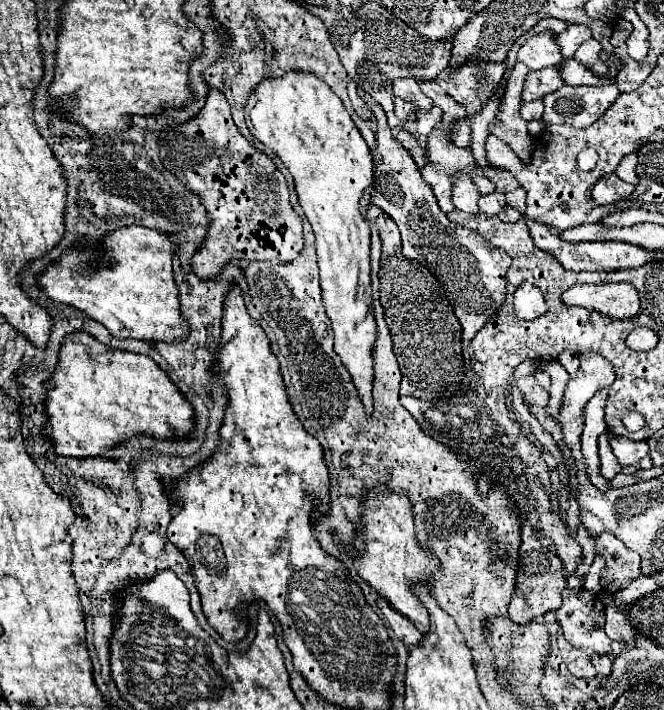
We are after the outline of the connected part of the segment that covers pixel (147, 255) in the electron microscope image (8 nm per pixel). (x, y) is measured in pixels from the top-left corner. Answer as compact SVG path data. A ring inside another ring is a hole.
M143 226L119 228L109 234L103 244L105 256L99 268L83 266L83 250L67 250L63 258L49 266L39 278L39 286L49 298L69 304L107 326L115 338L147 342L177 342L187 338L189 324L179 312L179 294L171 268L177 244L171 242L167 234Z

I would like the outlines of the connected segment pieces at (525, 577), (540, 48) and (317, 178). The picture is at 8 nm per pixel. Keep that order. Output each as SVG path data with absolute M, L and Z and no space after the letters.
M531 528L531 534L523 534L523 544L519 548L519 566L515 572L515 594L509 602L509 618L517 624L531 622L549 610L561 606L561 592L565 588L565 570L553 548L553 544L543 542Z
M541 34L537 38L531 38L519 48L519 60L527 64L529 70L539 70L547 66L557 66L557 60L561 60L561 54L553 38L549 34L547 36Z
M289 72L277 80L265 80L261 82L257 88L255 88L255 94L249 98L247 106L247 128L251 130L251 134L261 142L265 144L265 148L271 148L275 152L275 156L287 166L287 170L291 172L293 180L295 180L295 192L297 192L297 198L299 198L299 204L309 220L309 224L313 226L313 232L315 232L315 238L317 238L317 262L319 262L319 272L321 272L321 302L325 306L325 314L327 318L331 320L331 326L333 326L333 334L335 334L335 352L341 356L341 362L343 366L347 368L347 372L351 374L353 378L353 384L359 392L359 400L363 402L363 408L367 408L365 414L369 414L369 408L373 408L373 396L371 396L371 390L373 390L373 348L375 348L375 340L377 340L377 324L375 324L375 316L373 316L373 296L371 296L371 260L369 260L369 248L371 248L371 228L369 224L365 222L361 210L359 210L359 200L363 198L363 192L365 188L369 188L373 184L373 158L371 158L371 150L367 148L365 140L361 138L359 130L355 128L349 112L343 108L343 102L333 94L333 90L323 82L319 80L315 74L309 74L309 72Z

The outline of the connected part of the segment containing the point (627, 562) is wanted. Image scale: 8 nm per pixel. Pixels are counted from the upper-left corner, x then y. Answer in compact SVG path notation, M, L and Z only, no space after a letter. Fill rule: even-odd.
M601 532L595 538L595 554L605 558L605 568L601 572L601 586L605 592L613 594L617 590L623 590L641 574L639 554L633 554L611 532Z

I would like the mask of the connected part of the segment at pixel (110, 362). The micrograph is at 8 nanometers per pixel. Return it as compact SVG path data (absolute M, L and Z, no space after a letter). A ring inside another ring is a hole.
M75 332L75 334L69 334L61 346L61 356L59 356L59 366L53 374L53 384L55 388L49 390L47 394L47 414L49 414L49 424L45 426L47 430L43 430L49 438L51 438L51 444L55 444L53 452L57 456L71 456L71 458L97 458L97 456L103 456L105 450L111 450L115 446L121 446L125 444L129 438L133 436L139 436L139 434L149 434L153 436L155 440L185 440L191 436L193 428L195 428L195 408L183 398L183 394L179 392L179 388L169 380L169 376L157 366L155 360L151 360L149 356L145 354L133 354L133 352L121 352L121 350L115 350L115 348L109 348L109 346L103 346L101 342L95 342L95 338L91 338L87 332Z

